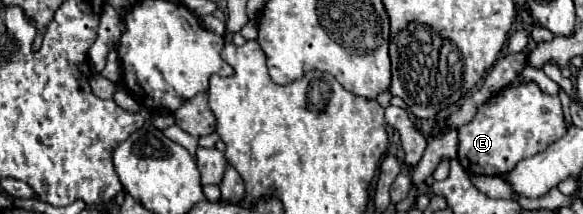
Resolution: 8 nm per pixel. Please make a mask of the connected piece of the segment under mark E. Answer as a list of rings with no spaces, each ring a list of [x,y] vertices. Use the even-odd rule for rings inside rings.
[[[517,76],[511,84],[483,102],[471,122],[459,128],[459,162],[469,174],[503,176],[521,160],[549,148],[549,144],[563,138],[565,132],[567,124],[563,120],[561,100],[541,92],[535,82],[525,84],[523,78]]]

